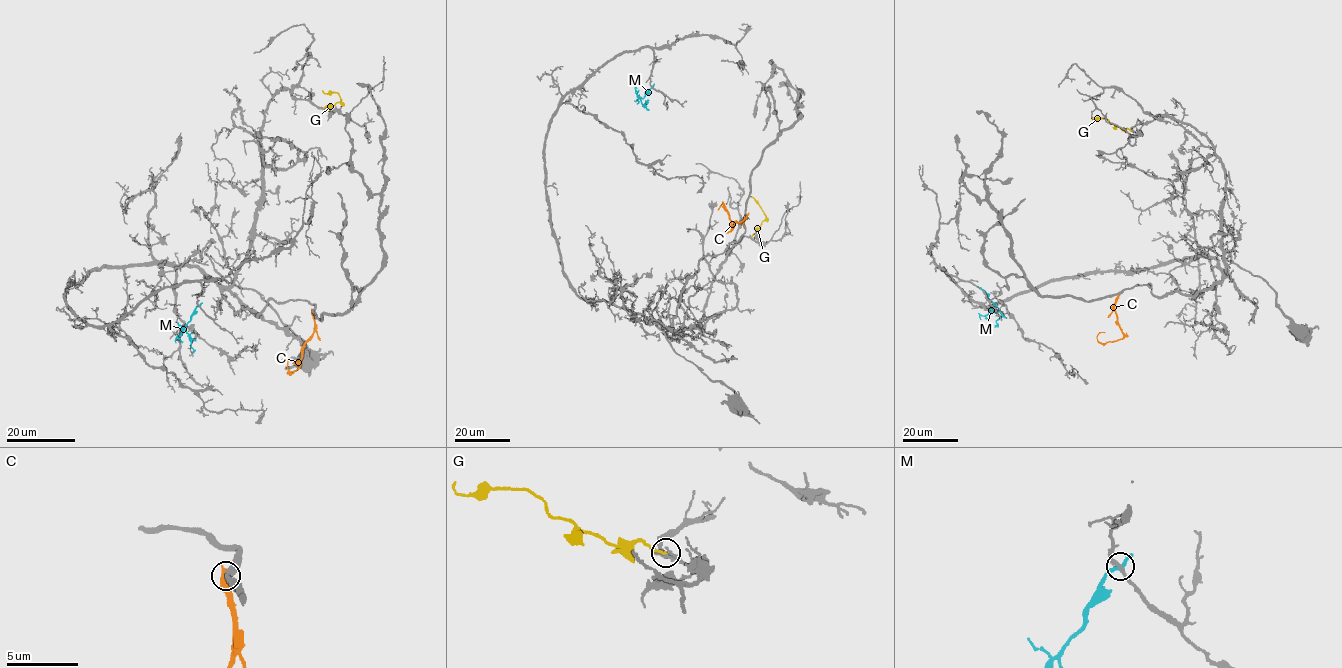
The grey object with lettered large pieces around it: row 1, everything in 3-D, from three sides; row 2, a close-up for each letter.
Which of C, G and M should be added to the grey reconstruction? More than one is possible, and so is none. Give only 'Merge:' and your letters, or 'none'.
Merge: none

